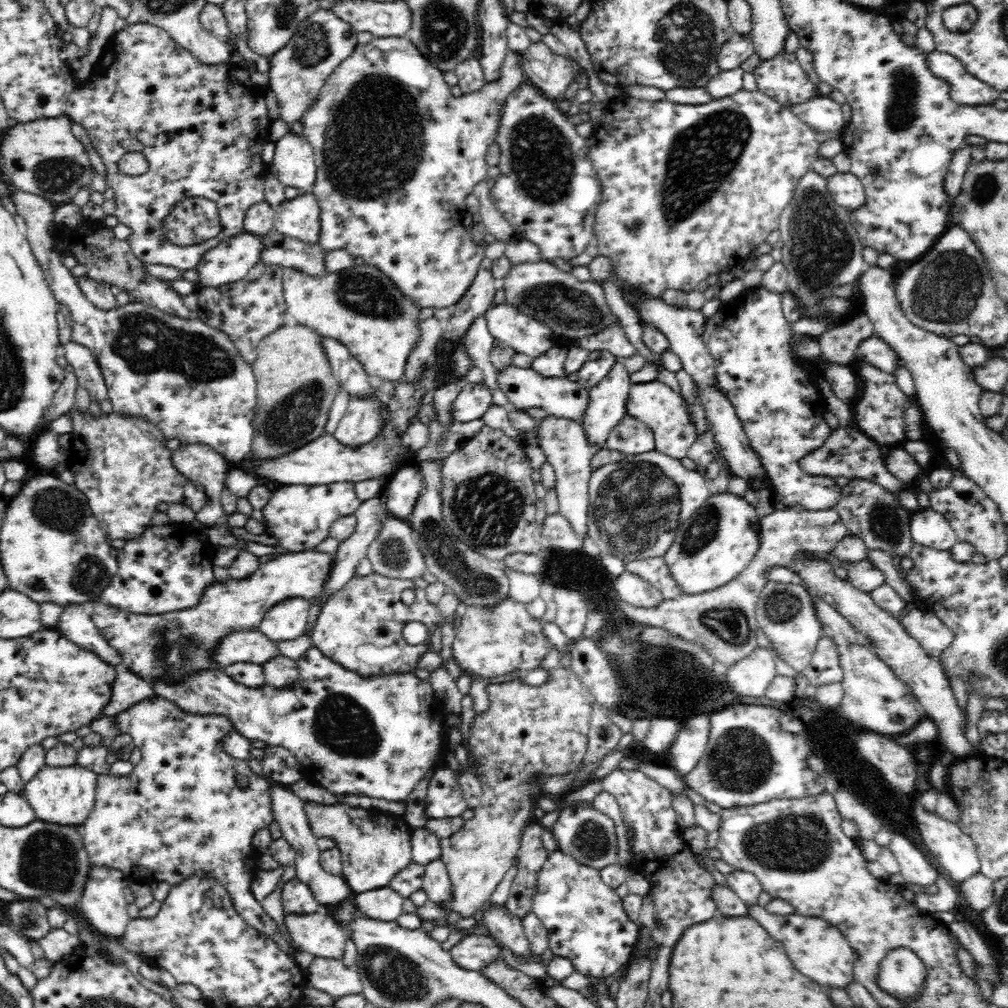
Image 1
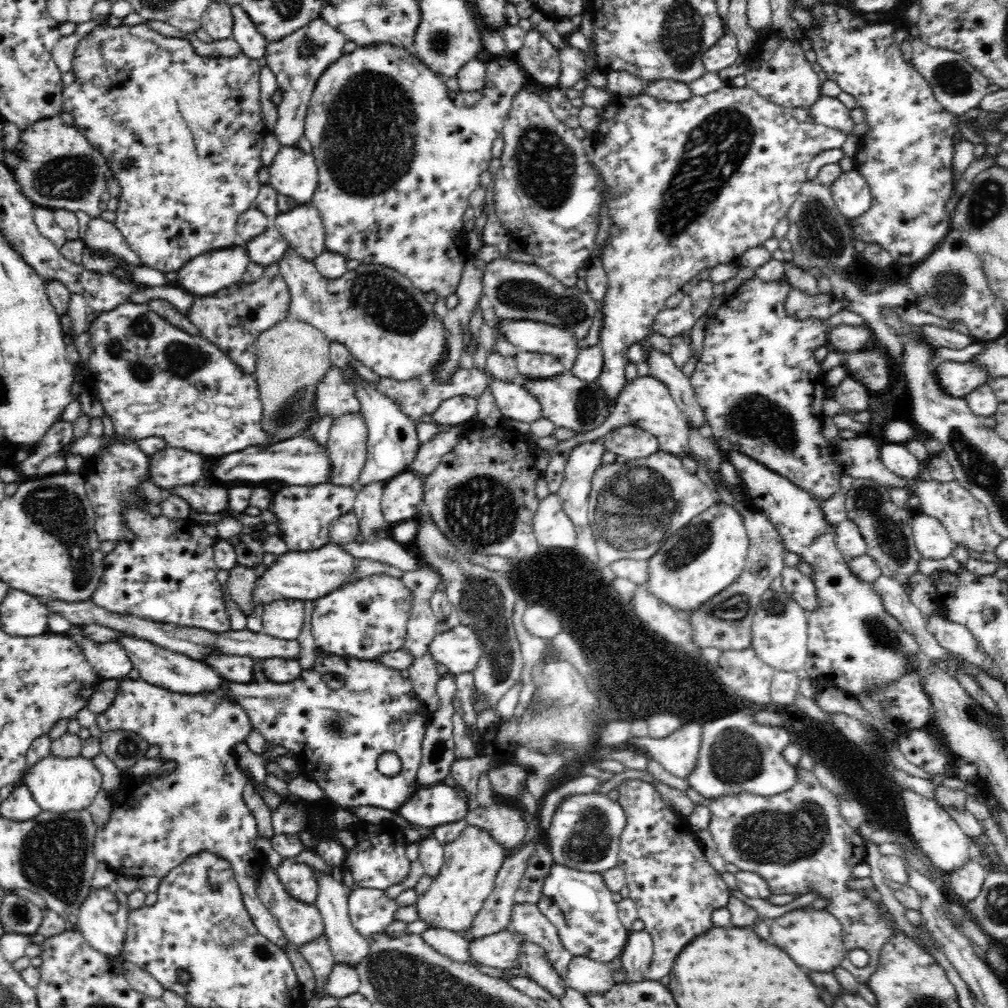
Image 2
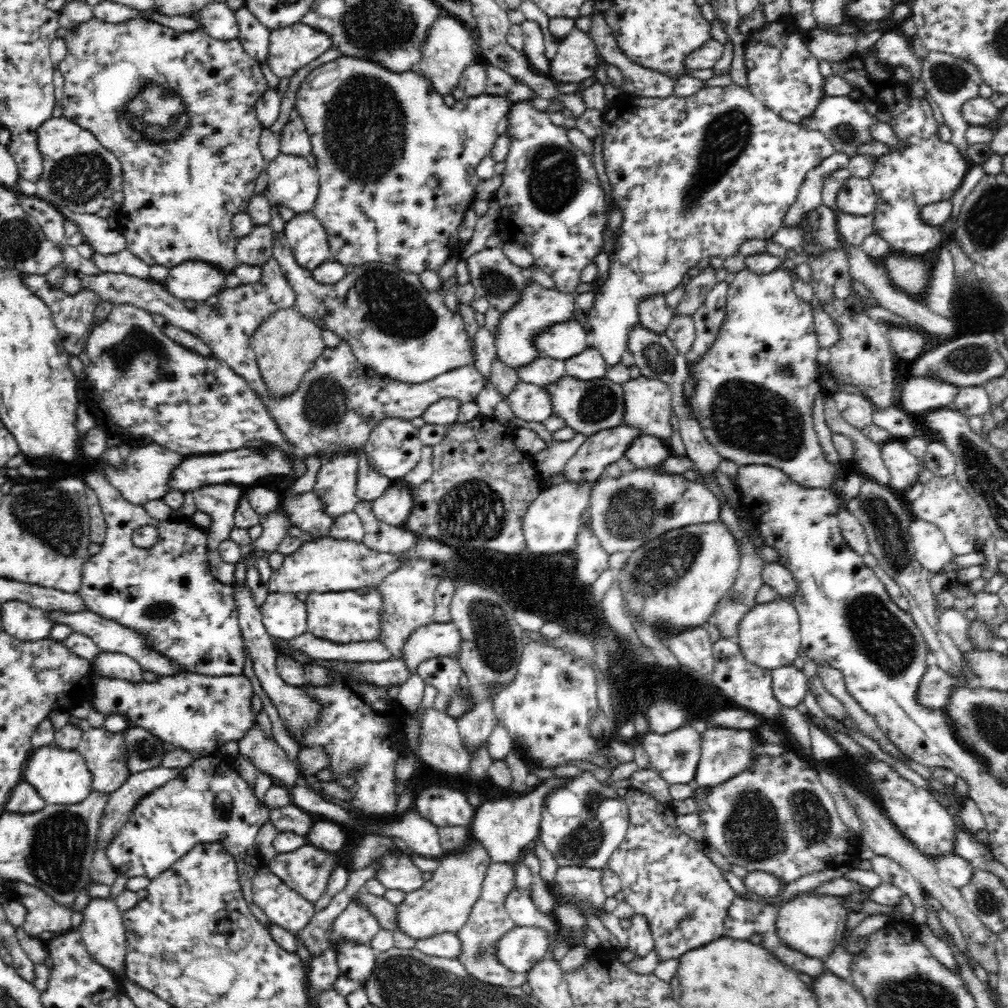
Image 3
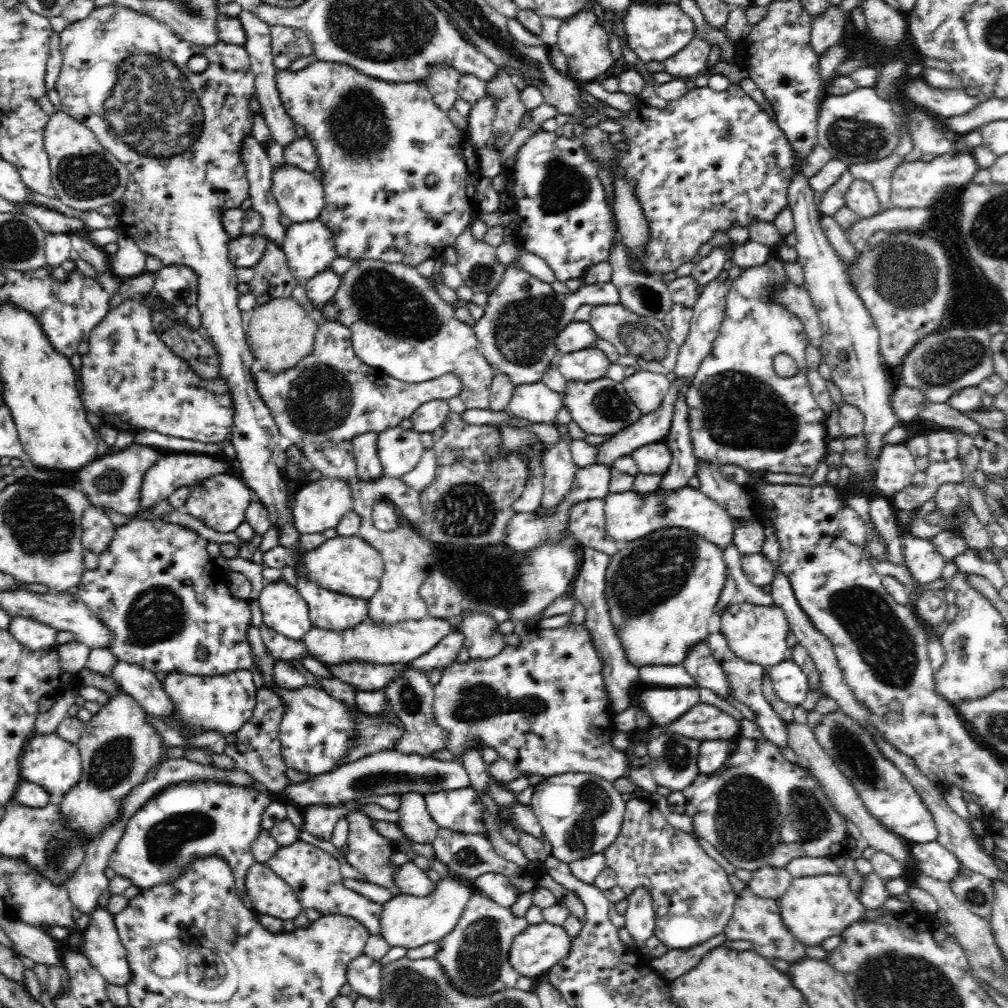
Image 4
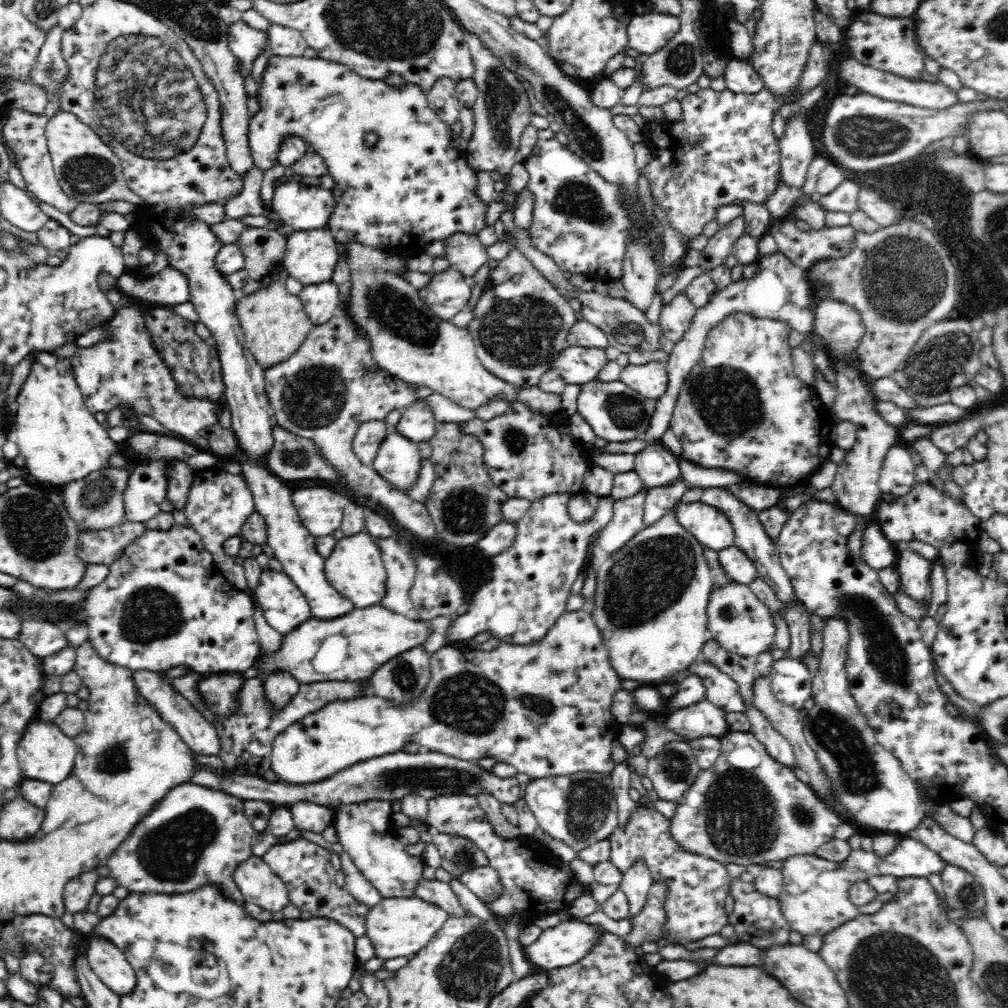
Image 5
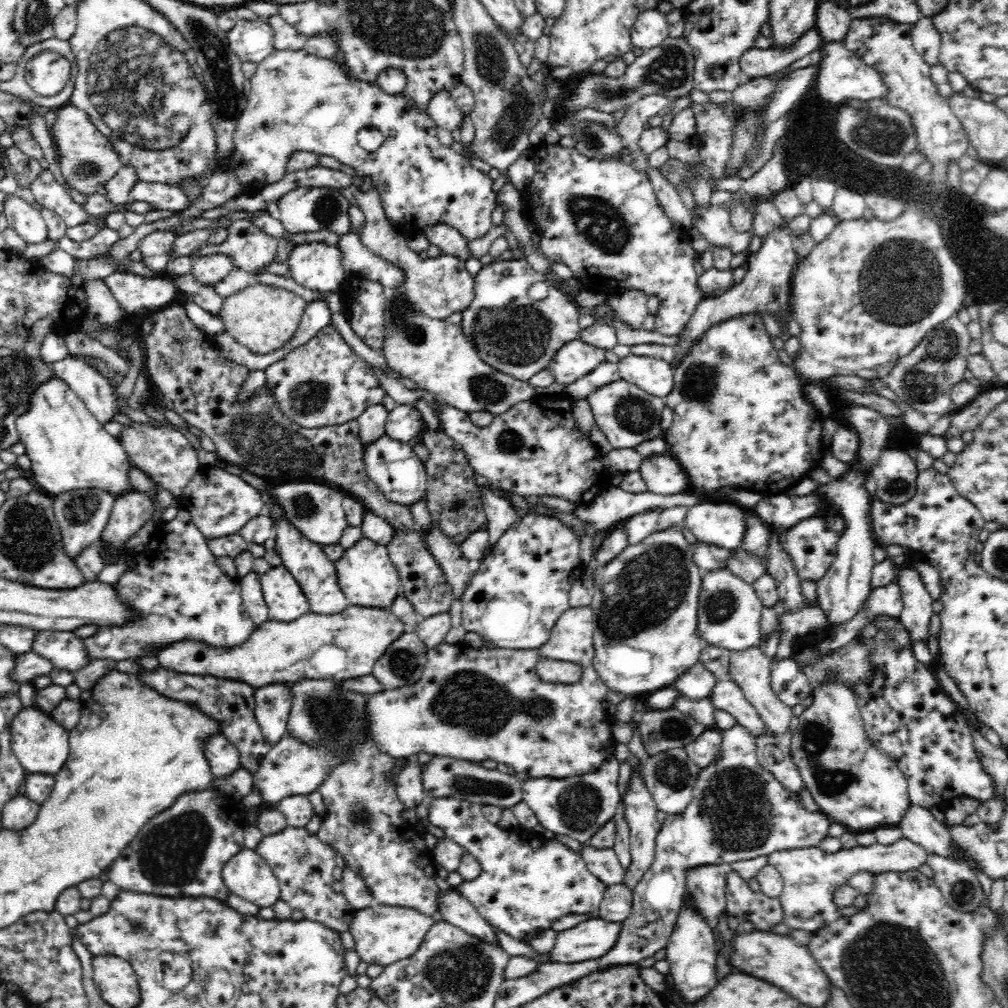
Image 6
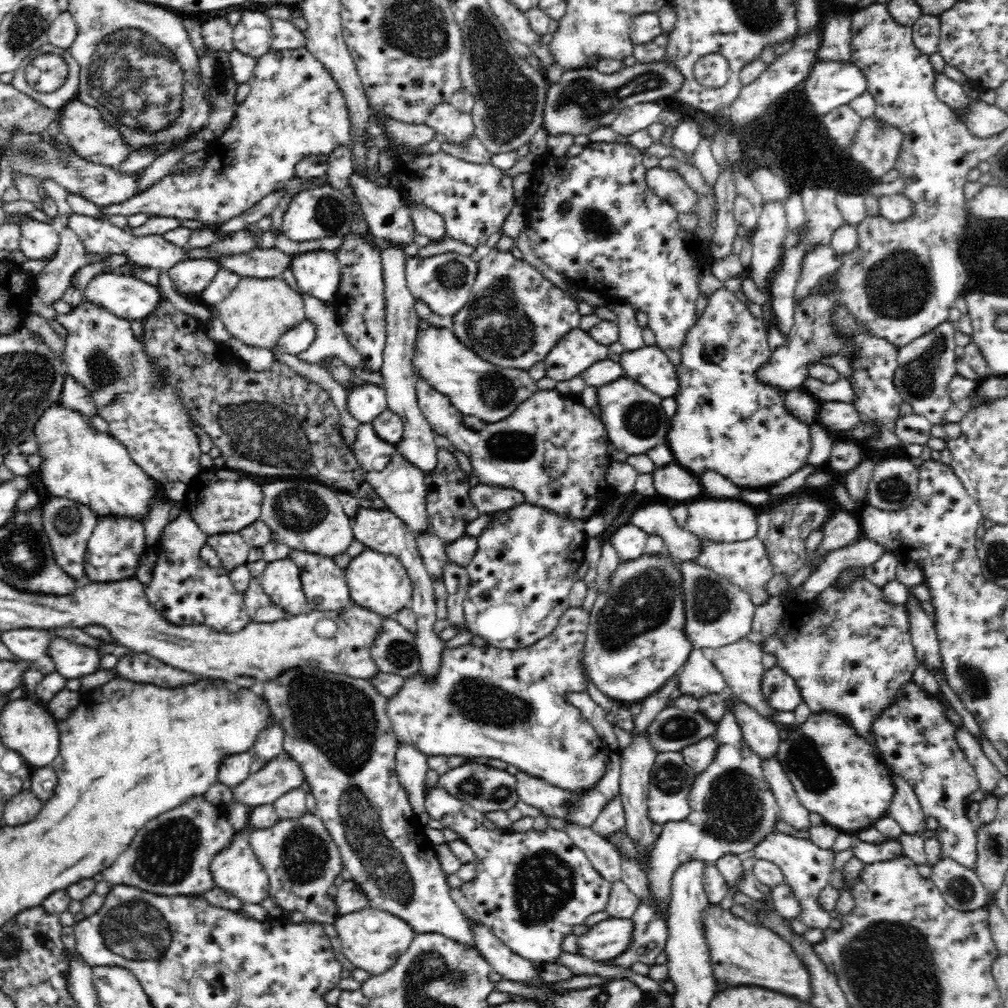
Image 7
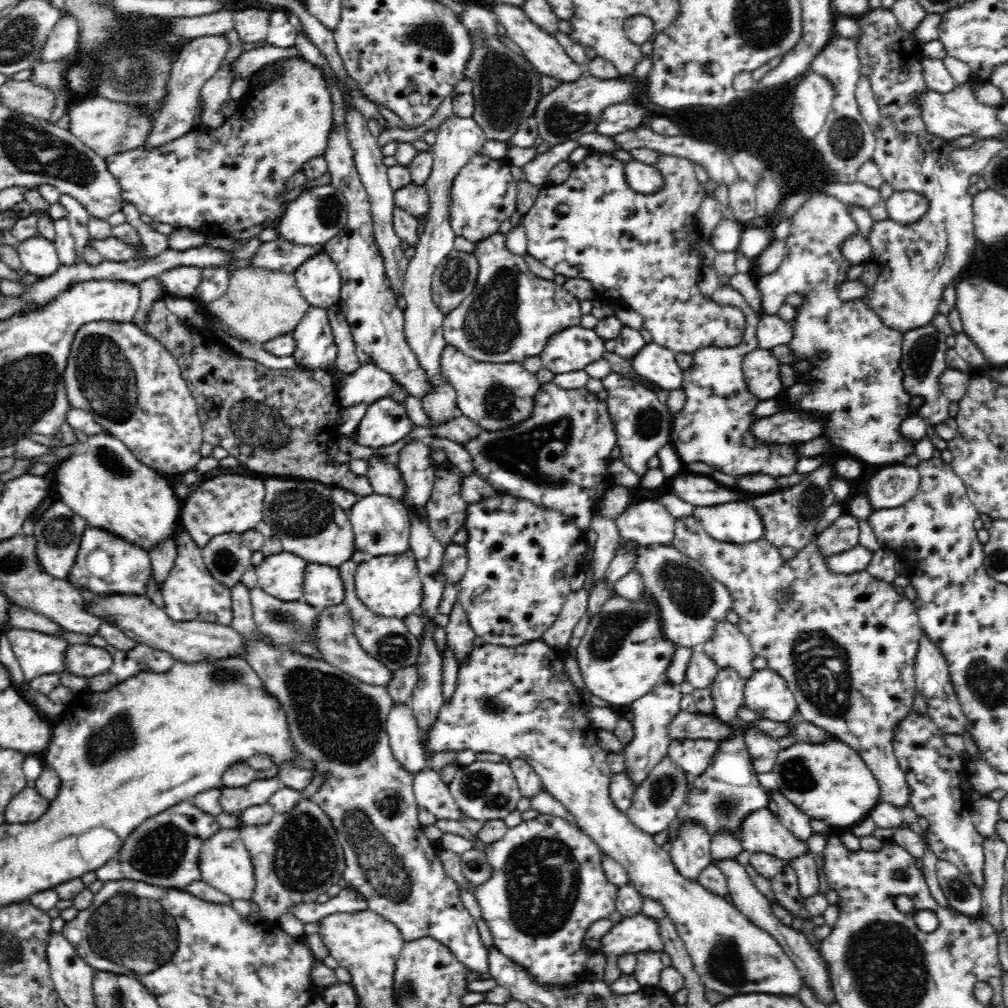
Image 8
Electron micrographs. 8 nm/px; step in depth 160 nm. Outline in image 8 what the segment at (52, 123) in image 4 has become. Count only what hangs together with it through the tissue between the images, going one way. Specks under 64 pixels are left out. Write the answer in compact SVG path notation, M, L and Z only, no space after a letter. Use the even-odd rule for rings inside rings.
M89 95L80 97L69 106L67 114L70 116L69 132L102 158L140 147L146 141L153 122L152 117L140 113L134 105Z

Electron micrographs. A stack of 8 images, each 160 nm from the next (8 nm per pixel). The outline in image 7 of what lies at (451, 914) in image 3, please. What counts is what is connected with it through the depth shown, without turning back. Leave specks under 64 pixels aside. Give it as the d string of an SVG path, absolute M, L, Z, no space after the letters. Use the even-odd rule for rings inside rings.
M370 906L343 914L335 922L337 937L342 942L342 953L346 958L356 966L356 969L362 969L369 972L371 976L376 976L392 968L402 954L410 947L412 939L417 935L412 927L402 920L399 916L378 910Z

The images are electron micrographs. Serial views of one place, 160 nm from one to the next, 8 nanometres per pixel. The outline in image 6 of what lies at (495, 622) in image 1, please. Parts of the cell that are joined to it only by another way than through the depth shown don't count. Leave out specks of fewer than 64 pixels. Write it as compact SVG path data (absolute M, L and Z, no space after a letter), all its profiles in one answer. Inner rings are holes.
M349 604L344 611L334 615L318 615L311 612L287 623L264 621L257 625L247 643L233 649L214 649L204 643L200 645L196 641L182 641L160 649L155 657L158 658L159 665L166 670L182 674L208 674L218 678L241 680L256 689L280 682L293 684L304 679L340 681L372 674L376 661L395 640L410 630L398 616L390 613L388 609L355 607Z

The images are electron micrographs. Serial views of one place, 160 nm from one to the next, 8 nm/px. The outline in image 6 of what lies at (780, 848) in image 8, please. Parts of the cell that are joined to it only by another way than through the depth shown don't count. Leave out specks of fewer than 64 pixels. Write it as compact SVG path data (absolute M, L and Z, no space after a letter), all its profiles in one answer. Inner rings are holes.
M902 838L890 846L872 844L842 849L836 854L826 854L819 847L800 848L774 852L768 856L771 866L779 870L783 879L783 892L779 901L784 911L783 923L790 929L806 930L815 933L817 929L842 918L840 908L834 900L836 890L848 884L848 878L857 872L871 872L872 875L885 872L918 871L920 866L927 864L929 853L914 842Z

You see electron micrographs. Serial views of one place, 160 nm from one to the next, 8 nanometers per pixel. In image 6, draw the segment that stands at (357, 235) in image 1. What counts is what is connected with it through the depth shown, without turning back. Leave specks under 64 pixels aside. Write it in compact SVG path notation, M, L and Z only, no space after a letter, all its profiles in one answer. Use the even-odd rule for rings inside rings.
M304 49L299 51L283 51L276 50L272 51L270 56L267 56L262 62L257 64L256 72L251 76L251 90L247 103L245 104L244 110L240 113L239 119L237 120L236 132L234 132L234 152L232 153L228 166L223 165L223 169L232 170L239 176L241 185L244 188L244 192L253 192L261 187L266 187L267 184L278 182L282 180L282 177L286 172L286 162L292 152L306 151L315 154L324 154L324 156L330 156L330 158L336 158L338 162L350 166L354 169L356 176L362 180L369 177L371 180L371 187L374 191L378 191L380 195L380 203L382 203L382 209L384 209L384 215L388 222L392 224L394 230L398 230L408 240L414 238L416 234L423 232L423 228L434 226L435 224L446 224L452 226L458 232L462 233L468 240L474 240L480 236L484 236L490 228L493 227L492 212L494 212L494 204L496 204L495 198L497 192L494 192L494 184L490 179L489 175L480 172L477 168L472 166L470 160L466 159L456 151L453 151L449 146L444 146L438 139L438 126L432 117L427 113L426 108L418 108L415 102L409 98L408 93L402 93L400 95L390 95L384 92L374 81L360 80L352 75L344 65L340 65L338 61L330 58L324 58L308 54ZM364 126L374 126L378 128L380 132L386 137L381 151L375 153L367 153L366 150L362 149L357 142L357 134L360 128Z

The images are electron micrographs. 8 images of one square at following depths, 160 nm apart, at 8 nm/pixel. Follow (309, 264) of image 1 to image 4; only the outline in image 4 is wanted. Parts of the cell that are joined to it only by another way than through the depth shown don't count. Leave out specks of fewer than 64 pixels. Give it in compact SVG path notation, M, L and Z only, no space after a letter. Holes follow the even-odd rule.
M256 232L244 234L229 242L229 256L236 268L252 268L261 261L269 239Z

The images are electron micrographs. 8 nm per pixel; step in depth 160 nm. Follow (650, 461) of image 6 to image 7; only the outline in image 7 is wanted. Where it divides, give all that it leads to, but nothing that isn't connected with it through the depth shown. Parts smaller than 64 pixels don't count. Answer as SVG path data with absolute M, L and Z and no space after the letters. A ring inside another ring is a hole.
M676 462L656 467L650 474L659 500L669 503L688 503L705 497L699 478L685 471Z

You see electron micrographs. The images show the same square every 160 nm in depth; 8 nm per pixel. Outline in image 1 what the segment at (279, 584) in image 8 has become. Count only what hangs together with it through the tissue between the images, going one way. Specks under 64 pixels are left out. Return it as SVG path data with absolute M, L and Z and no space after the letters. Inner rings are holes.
M302 597L276 603L264 616L259 631L269 639L285 641L302 636L307 627L311 602Z

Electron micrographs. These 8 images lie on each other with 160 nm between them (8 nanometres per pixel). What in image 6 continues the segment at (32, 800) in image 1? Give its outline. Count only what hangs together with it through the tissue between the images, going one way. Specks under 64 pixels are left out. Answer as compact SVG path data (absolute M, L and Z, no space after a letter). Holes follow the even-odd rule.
M35 706L24 707L11 722L11 749L24 767L26 774L57 775L67 763L69 746L69 731Z

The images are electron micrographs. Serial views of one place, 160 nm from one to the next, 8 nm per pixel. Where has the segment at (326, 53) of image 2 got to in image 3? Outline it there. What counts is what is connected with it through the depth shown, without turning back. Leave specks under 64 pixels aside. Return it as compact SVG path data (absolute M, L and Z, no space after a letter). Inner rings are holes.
M296 23L270 31L267 63L278 78L290 78L332 47L327 32L320 32L310 24ZM294 112L282 128L279 135L279 145L282 153L304 157L306 154L310 154L312 150L310 136L303 118L297 112Z

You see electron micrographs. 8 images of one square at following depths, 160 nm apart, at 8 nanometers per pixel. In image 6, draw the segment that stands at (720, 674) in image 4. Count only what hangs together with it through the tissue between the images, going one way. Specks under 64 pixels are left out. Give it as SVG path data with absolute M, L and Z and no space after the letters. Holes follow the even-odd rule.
M718 678L708 698L716 709L729 712L738 725L744 726L755 736L770 733L758 711L746 700L742 689L733 680Z

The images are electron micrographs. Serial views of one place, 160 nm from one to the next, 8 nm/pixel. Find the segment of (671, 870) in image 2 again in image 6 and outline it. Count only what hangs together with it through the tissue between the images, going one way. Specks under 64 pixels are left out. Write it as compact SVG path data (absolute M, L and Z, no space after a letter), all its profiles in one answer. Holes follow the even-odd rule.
M705 865L690 868L685 875L683 904L696 909L696 913L700 913L713 928L727 910L725 889L728 874L730 869L726 865Z

